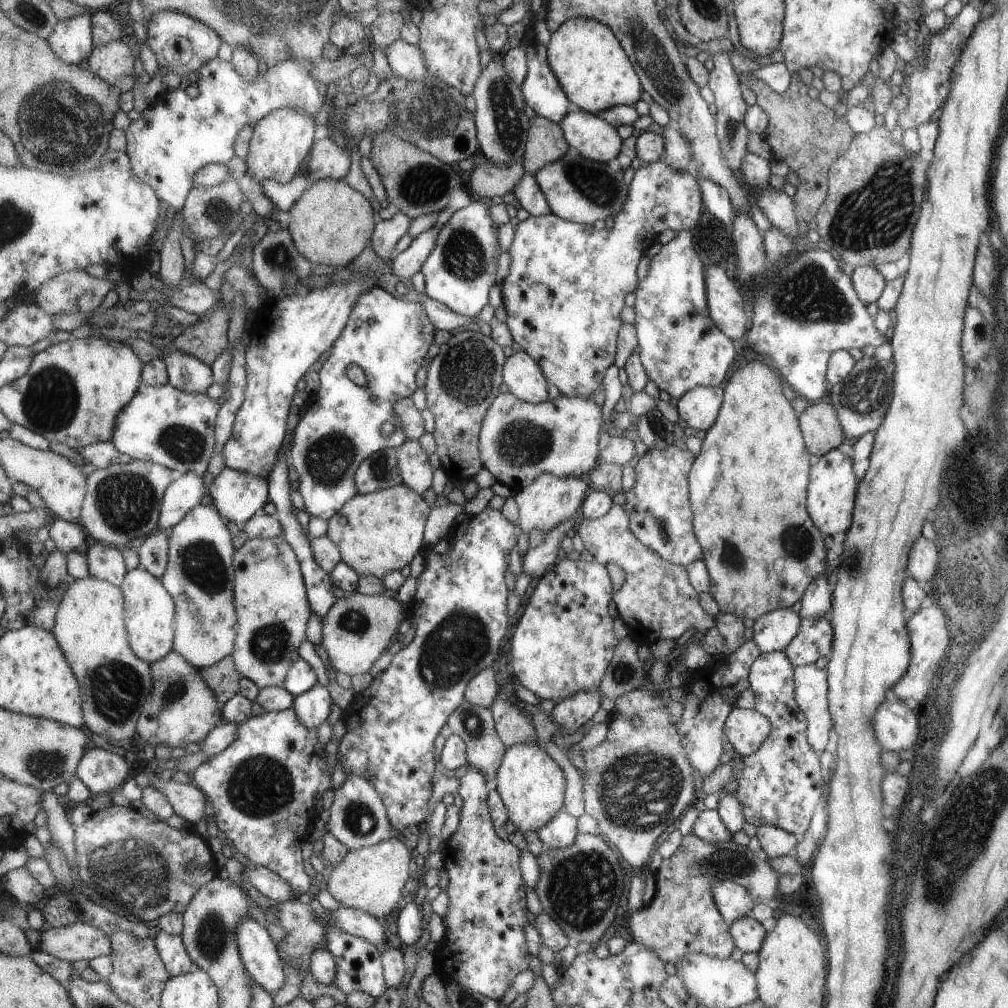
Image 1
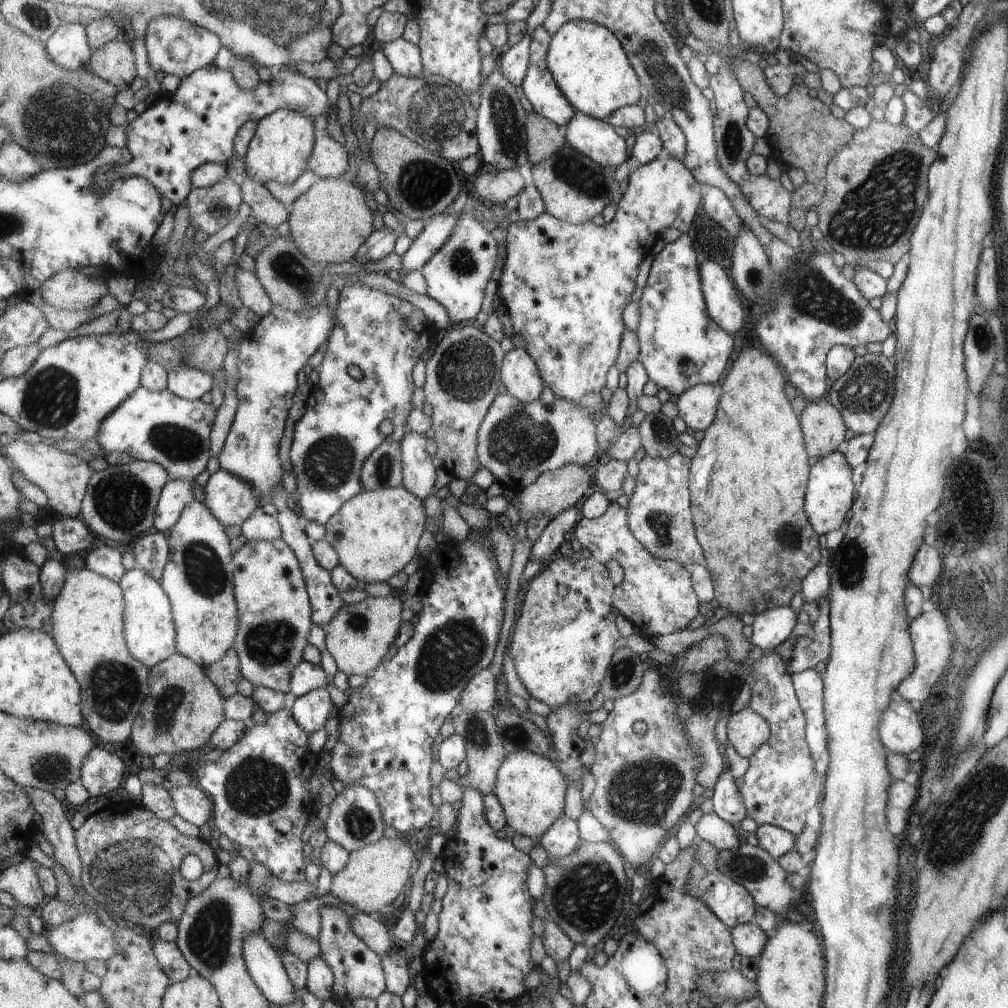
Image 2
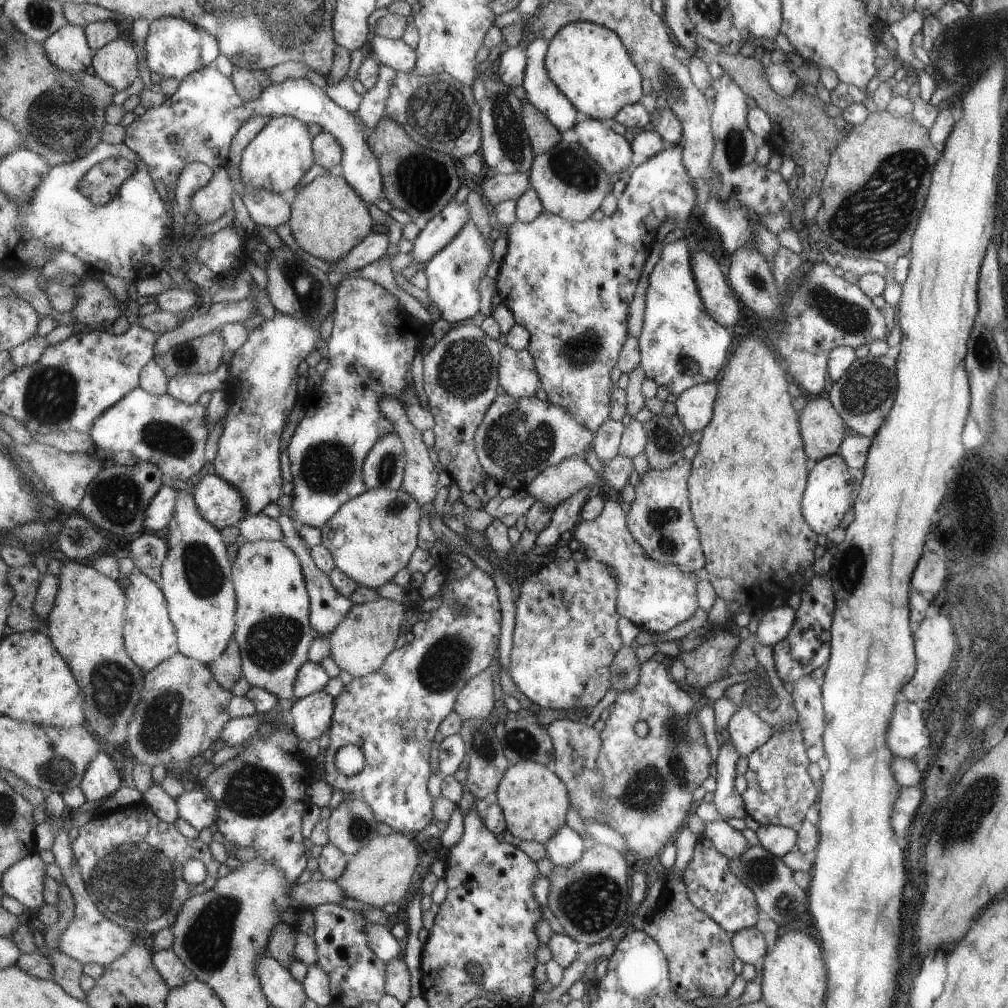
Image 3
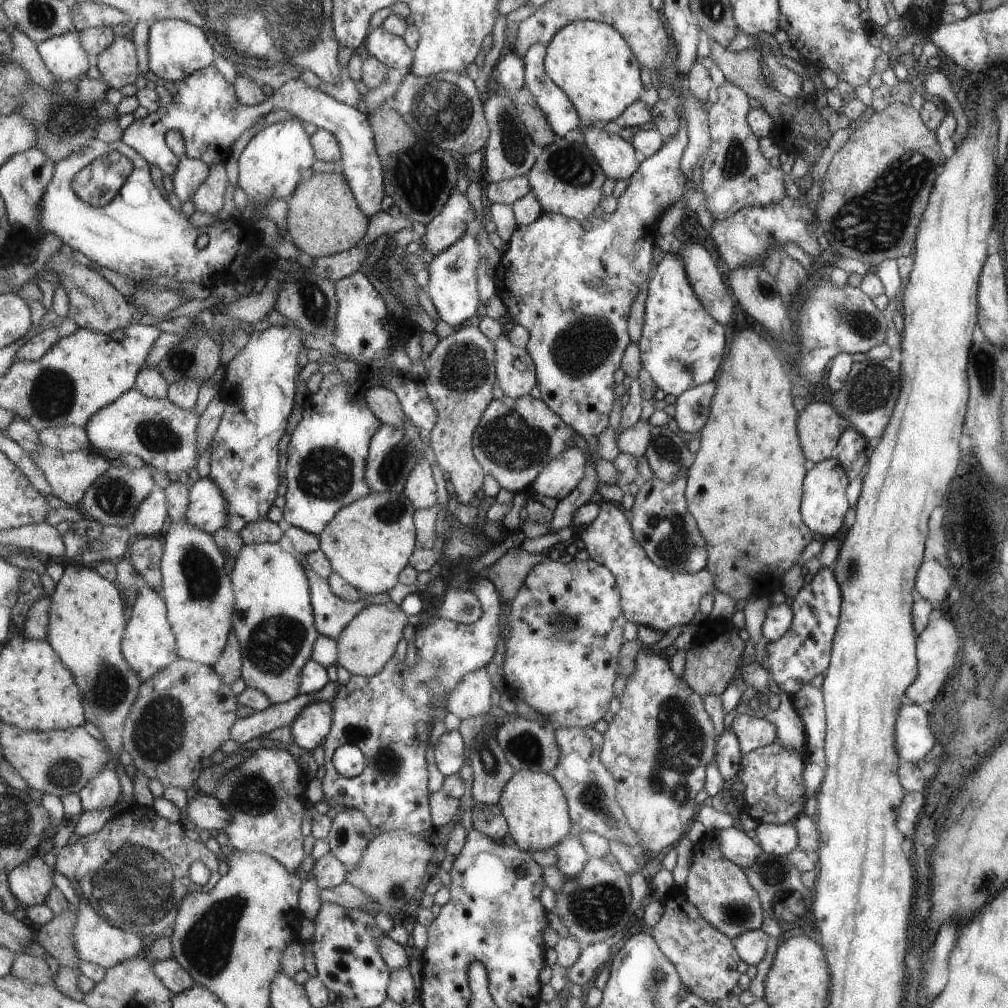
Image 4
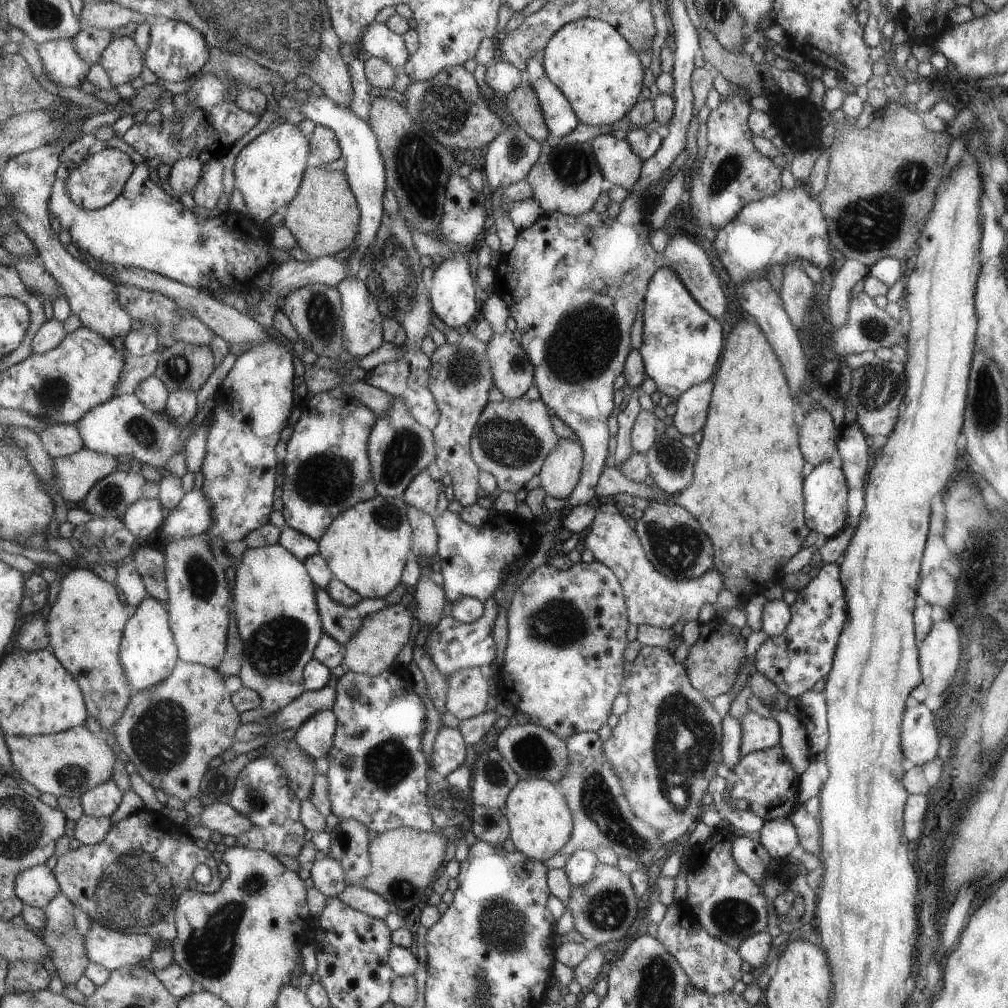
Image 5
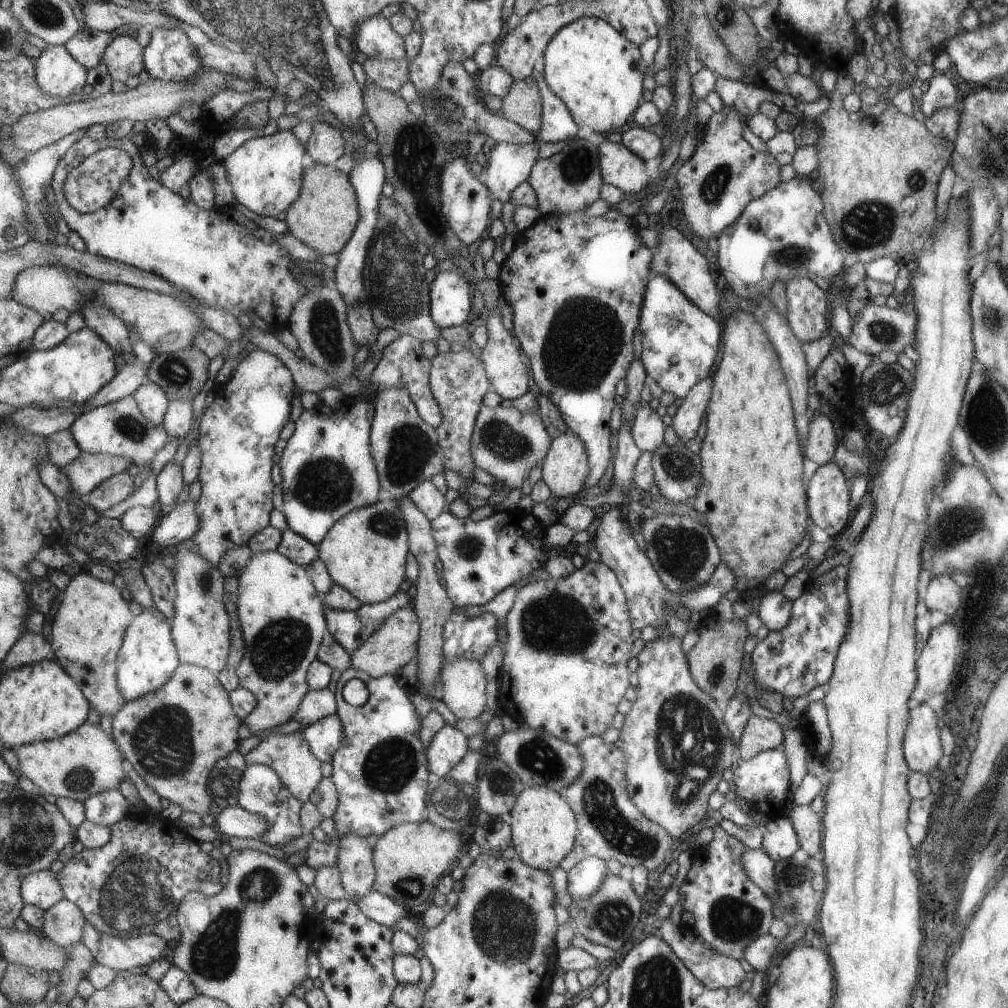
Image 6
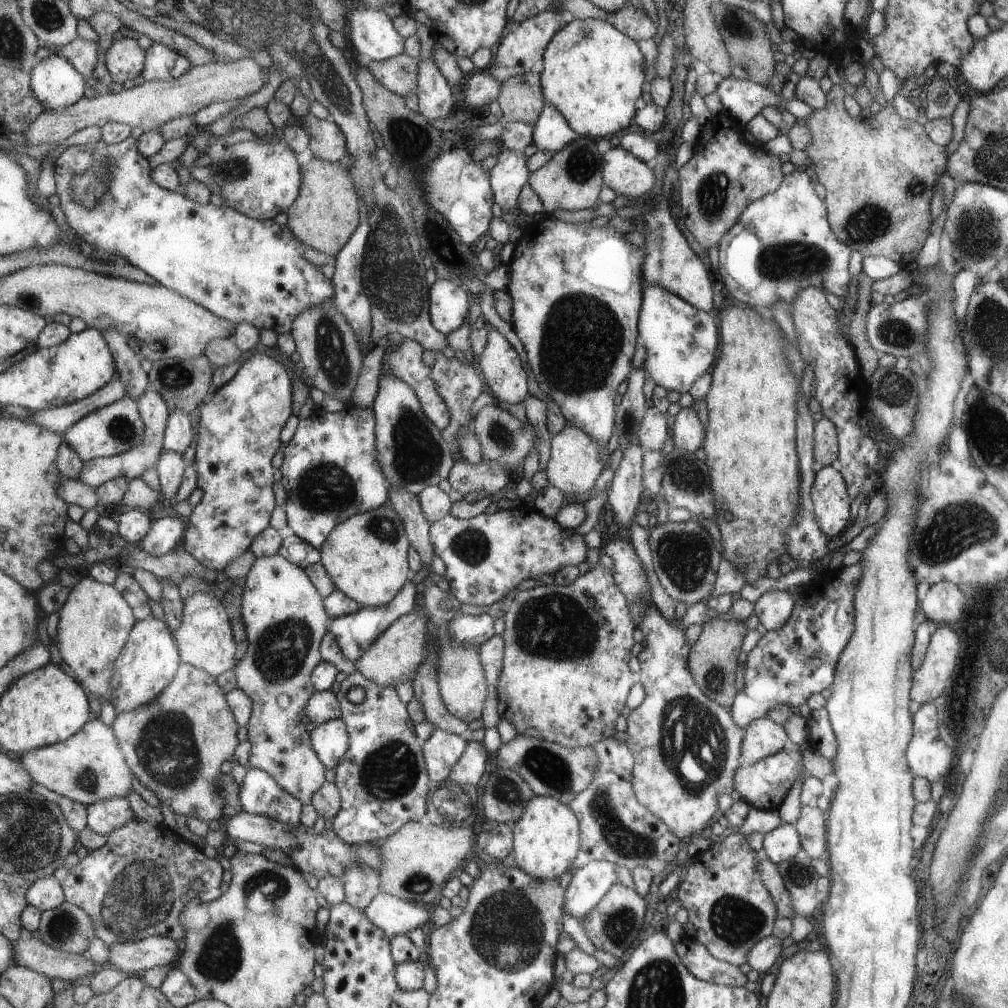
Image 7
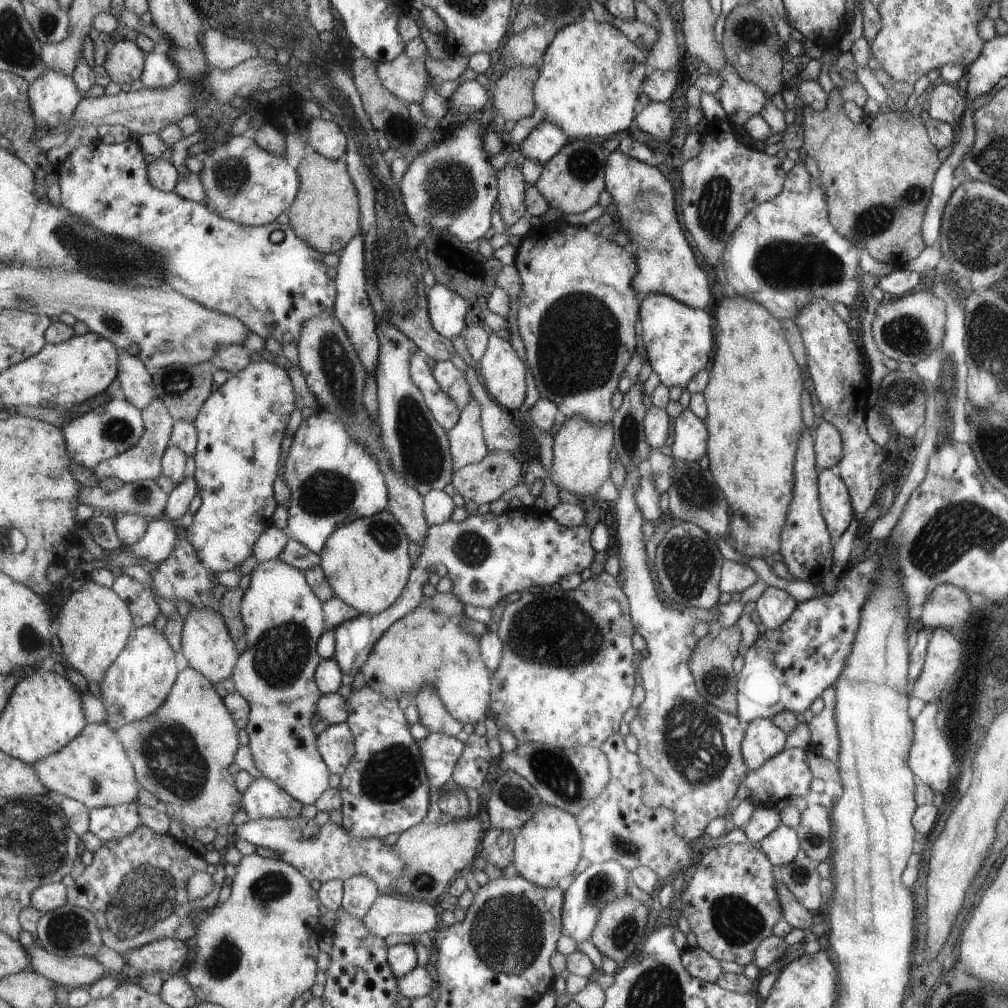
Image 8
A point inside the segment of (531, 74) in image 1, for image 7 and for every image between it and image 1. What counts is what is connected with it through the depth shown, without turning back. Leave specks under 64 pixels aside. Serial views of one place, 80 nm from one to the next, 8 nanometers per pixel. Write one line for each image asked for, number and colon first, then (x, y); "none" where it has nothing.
2: (543, 92)
3: (541, 90)
4: (562, 114)
5: (561, 118)
6: (558, 125)
7: (552, 132)

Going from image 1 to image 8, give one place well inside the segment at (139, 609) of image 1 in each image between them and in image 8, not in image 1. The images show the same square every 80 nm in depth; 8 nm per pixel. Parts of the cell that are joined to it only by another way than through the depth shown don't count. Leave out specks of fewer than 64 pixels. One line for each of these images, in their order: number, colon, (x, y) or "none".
2: (150, 628)
3: (150, 635)
4: (150, 644)
5: (150, 653)
6: (149, 657)
7: (150, 660)
8: (140, 680)

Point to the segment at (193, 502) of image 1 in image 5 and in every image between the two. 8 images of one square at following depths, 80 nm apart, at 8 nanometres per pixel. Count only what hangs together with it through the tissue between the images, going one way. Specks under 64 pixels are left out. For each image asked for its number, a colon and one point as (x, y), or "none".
2: (176, 494)
3: (160, 513)
4: (152, 515)
5: (144, 517)

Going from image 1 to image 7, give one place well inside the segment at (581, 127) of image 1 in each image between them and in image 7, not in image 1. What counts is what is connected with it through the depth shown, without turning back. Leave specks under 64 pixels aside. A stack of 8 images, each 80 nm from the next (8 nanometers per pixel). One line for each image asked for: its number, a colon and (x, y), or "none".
2: (595, 138)
3: (611, 150)
4: (616, 156)
5: (620, 166)
6: (621, 168)
7: (626, 175)

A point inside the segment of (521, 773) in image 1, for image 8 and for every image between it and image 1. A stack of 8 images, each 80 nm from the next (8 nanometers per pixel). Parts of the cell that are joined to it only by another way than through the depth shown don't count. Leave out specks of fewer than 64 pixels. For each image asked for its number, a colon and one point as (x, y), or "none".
2: (531, 788)
3: (535, 801)
4: (538, 812)
5: (542, 823)
6: (544, 826)
7: (547, 837)
8: (549, 847)

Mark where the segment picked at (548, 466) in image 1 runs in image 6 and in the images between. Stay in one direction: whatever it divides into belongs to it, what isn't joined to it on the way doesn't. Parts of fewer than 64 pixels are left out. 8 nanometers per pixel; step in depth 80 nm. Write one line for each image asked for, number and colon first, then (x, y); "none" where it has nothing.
2: (519, 441)
3: (519, 439)
4: (518, 438)
5: (512, 441)
6: (507, 443)

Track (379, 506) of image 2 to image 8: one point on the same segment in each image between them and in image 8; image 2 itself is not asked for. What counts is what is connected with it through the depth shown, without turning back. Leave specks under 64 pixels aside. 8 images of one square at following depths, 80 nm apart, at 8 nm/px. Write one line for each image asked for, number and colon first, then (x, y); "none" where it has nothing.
3: (372, 537)
4: (369, 543)
5: (367, 547)
6: (367, 551)
7: (368, 556)
8: (368, 562)

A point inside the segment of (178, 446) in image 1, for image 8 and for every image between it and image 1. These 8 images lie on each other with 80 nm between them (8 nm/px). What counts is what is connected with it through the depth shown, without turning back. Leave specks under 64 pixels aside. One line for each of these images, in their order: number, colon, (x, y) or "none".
2: (158, 426)
3: (158, 428)
4: (163, 435)
5: (124, 427)
6: (120, 428)
7: (118, 427)
8: (108, 430)

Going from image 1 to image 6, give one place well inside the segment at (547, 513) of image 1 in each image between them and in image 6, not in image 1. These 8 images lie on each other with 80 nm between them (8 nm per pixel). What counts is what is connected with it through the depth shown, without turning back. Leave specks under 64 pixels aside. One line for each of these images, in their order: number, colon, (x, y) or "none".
2: (555, 491)
3: (557, 484)
4: (557, 481)
5: (562, 471)
6: (566, 467)

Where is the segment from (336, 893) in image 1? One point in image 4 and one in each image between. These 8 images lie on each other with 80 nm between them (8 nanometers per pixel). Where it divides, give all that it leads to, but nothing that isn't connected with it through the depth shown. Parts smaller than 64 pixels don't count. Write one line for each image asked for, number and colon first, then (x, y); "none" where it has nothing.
2: (376, 875)
3: (384, 872)
4: (395, 867)

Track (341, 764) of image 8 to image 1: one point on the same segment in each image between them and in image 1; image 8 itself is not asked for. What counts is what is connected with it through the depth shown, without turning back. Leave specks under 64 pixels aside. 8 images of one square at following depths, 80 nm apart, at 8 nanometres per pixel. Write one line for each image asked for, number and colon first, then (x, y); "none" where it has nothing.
1: (314, 707)
2: (311, 711)
3: (312, 716)
4: (314, 723)
5: (316, 737)
6: (325, 736)
7: (331, 739)

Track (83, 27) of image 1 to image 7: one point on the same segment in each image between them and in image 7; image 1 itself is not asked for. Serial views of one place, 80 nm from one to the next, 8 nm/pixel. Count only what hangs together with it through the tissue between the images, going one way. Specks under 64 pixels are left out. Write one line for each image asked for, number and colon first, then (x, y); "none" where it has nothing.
2: (70, 47)
3: (68, 49)
4: (64, 56)
5: (62, 63)
6: (58, 73)
7: (56, 82)

